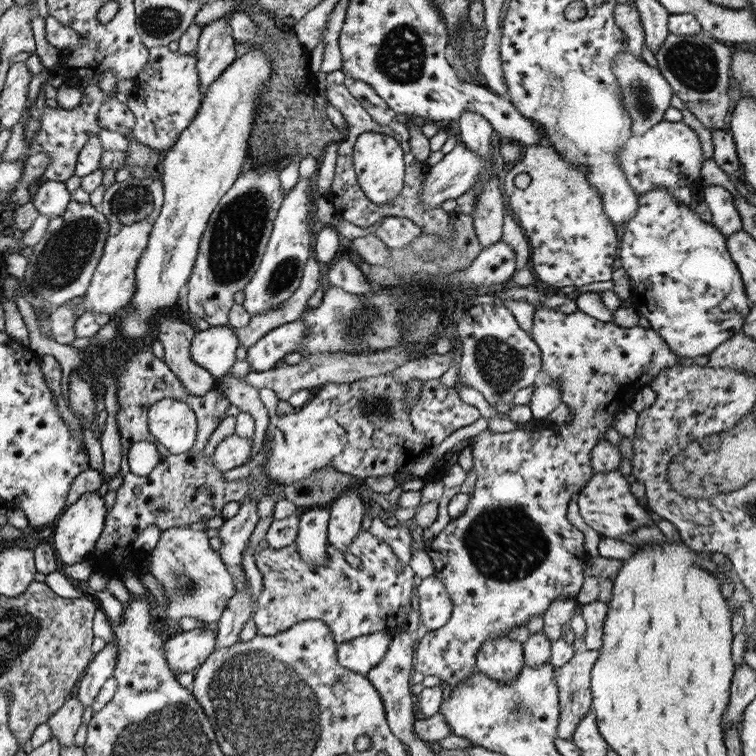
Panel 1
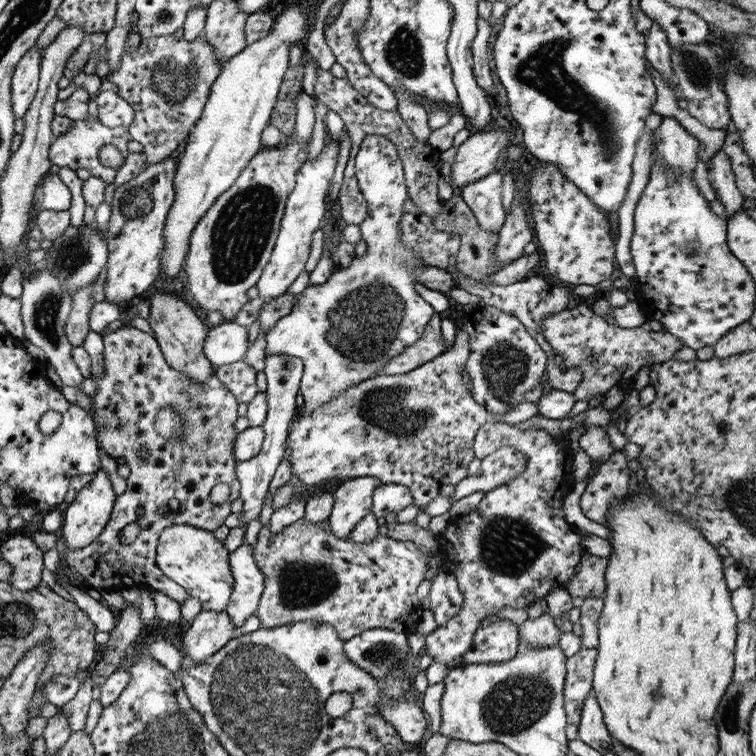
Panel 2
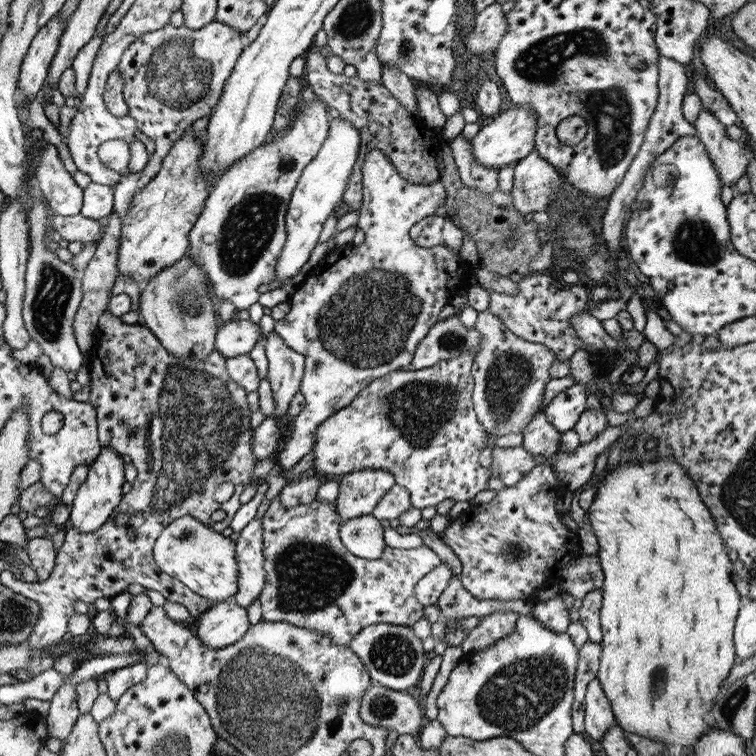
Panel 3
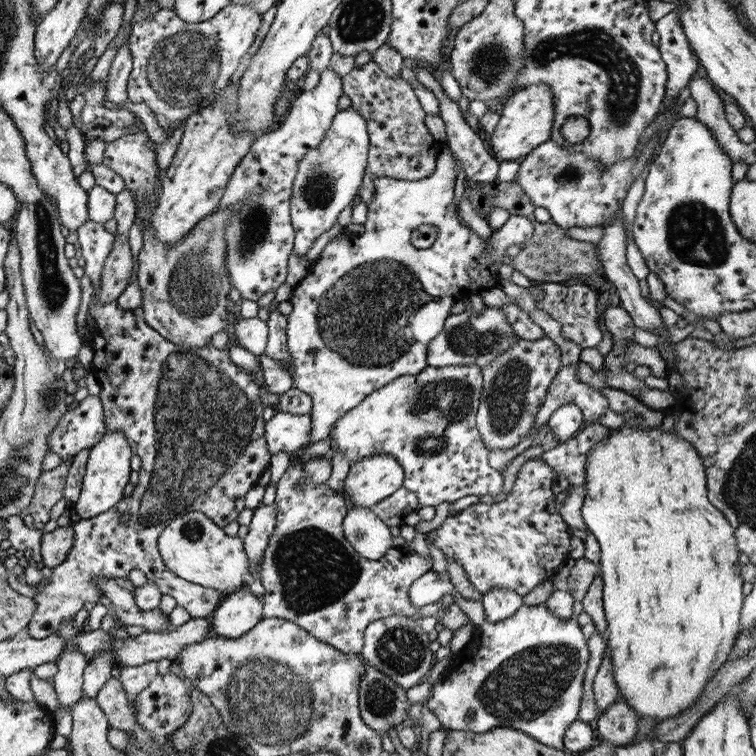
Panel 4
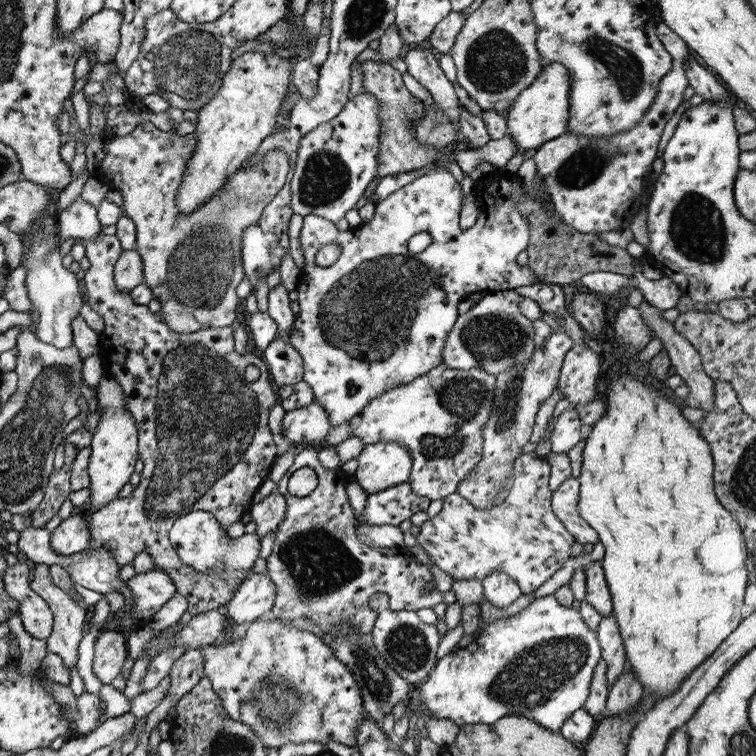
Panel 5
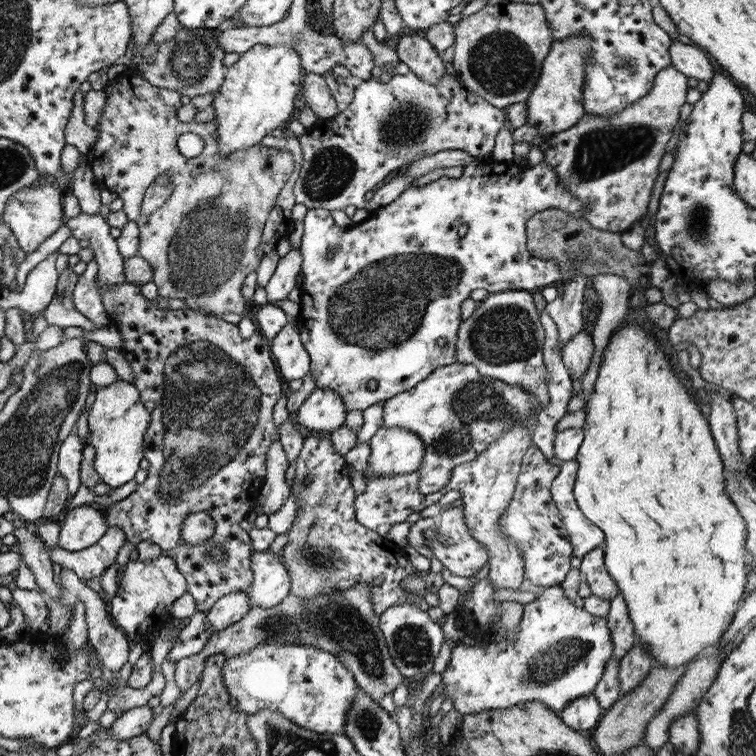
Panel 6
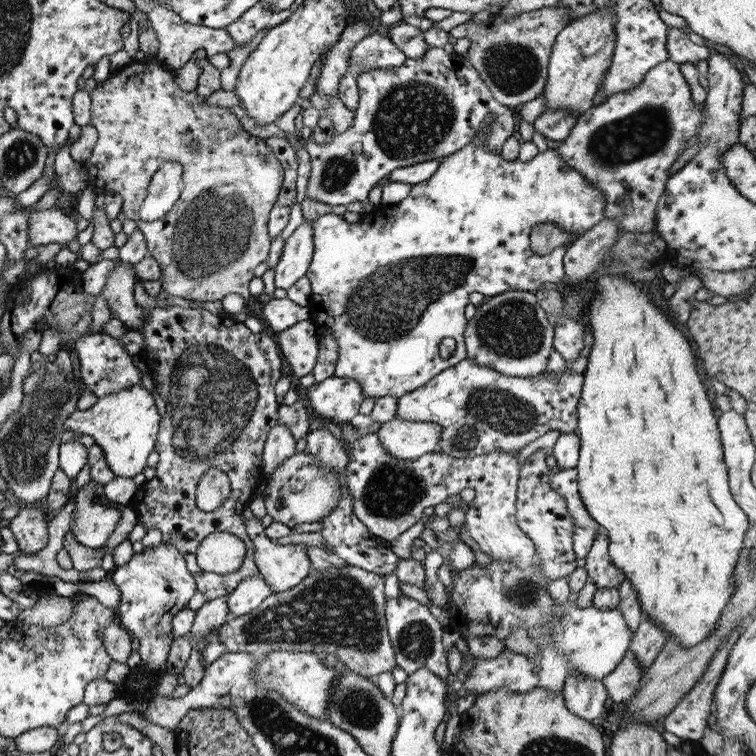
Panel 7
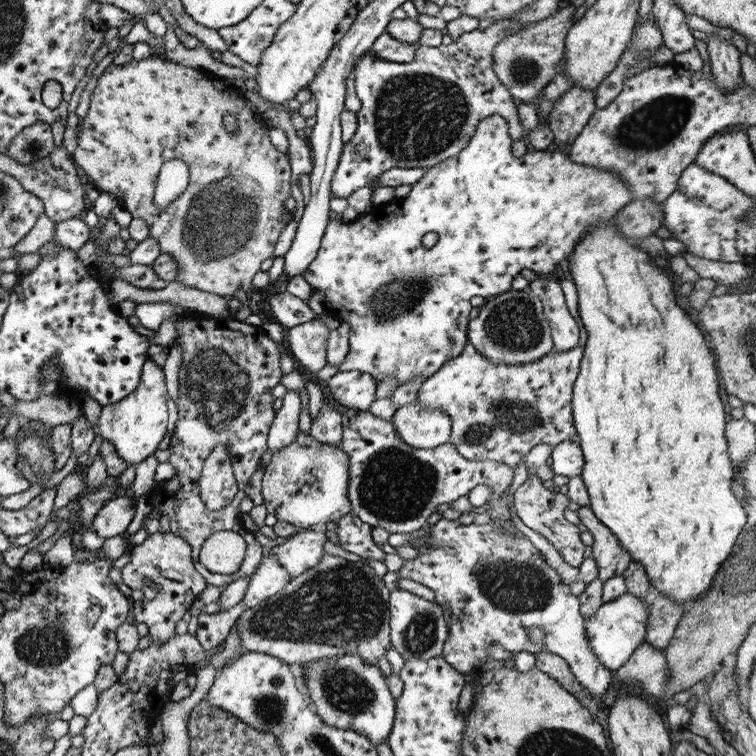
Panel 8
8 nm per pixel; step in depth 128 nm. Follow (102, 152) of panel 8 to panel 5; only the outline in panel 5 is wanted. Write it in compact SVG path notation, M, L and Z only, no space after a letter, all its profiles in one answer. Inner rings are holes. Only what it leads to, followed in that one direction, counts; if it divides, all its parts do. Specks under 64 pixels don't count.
M143 121L135 125L131 132L123 136L109 135L104 144L104 158L98 167L107 177L110 188L119 190L122 196L122 210L135 225L134 249L142 262L143 283L152 292L152 298L161 303L159 316L175 334L191 334L203 328L223 328L235 321L235 308L239 299L235 287L244 277L240 258L240 236L250 224L256 224L263 208L273 200L276 192L285 184L290 169L287 153L271 149L264 155L247 159L221 185L206 203L199 205L188 215L182 215L176 207L175 197L180 180L183 178L187 159L196 147L196 136L183 136L175 130L157 129L151 122Z

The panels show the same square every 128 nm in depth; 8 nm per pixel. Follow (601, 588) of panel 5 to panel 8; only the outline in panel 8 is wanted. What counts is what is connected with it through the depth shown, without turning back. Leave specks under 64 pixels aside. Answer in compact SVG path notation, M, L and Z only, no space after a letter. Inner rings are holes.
M588 506L579 507L576 511L581 523L592 536L591 558L595 561L598 579L606 581L608 578L621 575L630 563L628 554L620 547L617 537L600 523Z

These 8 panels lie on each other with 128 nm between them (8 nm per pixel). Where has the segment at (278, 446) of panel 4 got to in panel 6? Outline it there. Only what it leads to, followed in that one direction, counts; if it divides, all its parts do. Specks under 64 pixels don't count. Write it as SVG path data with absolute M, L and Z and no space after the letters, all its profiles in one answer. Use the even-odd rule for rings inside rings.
M315 388L308 398L303 400L299 408L291 415L296 429L304 434L321 434L328 436L338 426L343 425L346 410L341 396L335 396L335 392L329 392L327 388Z

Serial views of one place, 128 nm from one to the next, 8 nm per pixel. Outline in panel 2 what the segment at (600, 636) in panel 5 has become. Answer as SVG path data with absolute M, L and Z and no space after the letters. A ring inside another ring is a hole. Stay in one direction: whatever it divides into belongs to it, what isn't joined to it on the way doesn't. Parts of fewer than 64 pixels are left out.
M592 692L583 699L577 736L600 755L605 754L612 745L613 738L604 727L599 705Z

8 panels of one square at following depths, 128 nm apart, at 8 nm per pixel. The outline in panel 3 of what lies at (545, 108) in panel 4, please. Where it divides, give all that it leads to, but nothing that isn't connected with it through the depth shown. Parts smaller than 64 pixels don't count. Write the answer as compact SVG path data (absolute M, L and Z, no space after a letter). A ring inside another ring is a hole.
M509 108L499 113L495 120L480 127L470 140L473 158L485 168L496 169L510 166L534 150L535 116L529 108Z

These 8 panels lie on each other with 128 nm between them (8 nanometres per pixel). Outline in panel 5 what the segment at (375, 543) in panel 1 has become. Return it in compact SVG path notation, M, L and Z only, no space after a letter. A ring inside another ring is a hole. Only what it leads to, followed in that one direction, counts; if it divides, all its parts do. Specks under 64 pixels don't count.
M317 445L298 449L293 464L282 476L283 480L276 484L276 490L284 496L286 505L282 521L276 526L271 552L266 556L266 570L273 586L273 616L289 621L294 618L307 619L314 628L313 632L331 638L347 631L363 634L370 632L377 612L367 605L367 600L375 593L386 594L389 610L393 612L416 612L419 608L432 608L434 604L442 602L442 594L436 589L429 594L421 594L421 589L433 576L425 565L415 561L415 557L405 547L375 548L364 545L358 539L355 532L356 518L346 495L346 484L351 476L338 467L330 469L319 465L319 450ZM303 467L312 468L316 472L317 482L316 487L307 496L299 498L288 493L286 482L294 470Z

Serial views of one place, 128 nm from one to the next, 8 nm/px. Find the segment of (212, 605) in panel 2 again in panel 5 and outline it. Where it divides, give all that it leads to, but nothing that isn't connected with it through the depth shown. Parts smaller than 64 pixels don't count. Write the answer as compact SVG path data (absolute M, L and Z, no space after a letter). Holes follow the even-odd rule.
M188 510L177 516L168 530L168 539L180 562L204 575L210 575L213 571L224 573L233 570L247 573L257 560L260 547L260 538L255 533L243 533L237 538L229 538L216 518L207 511Z

